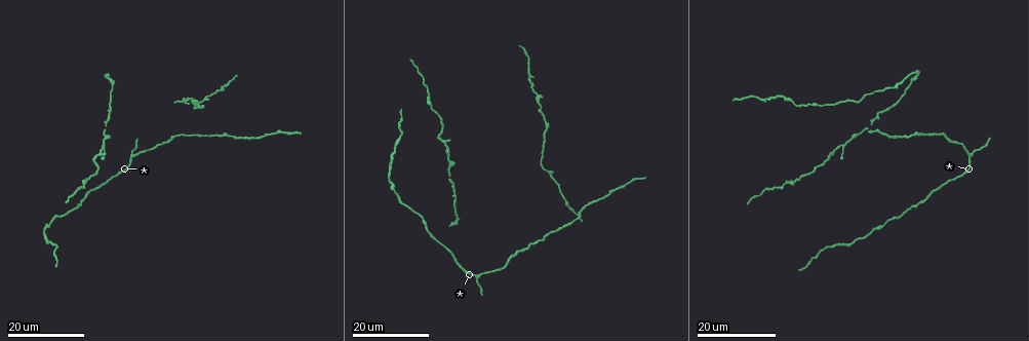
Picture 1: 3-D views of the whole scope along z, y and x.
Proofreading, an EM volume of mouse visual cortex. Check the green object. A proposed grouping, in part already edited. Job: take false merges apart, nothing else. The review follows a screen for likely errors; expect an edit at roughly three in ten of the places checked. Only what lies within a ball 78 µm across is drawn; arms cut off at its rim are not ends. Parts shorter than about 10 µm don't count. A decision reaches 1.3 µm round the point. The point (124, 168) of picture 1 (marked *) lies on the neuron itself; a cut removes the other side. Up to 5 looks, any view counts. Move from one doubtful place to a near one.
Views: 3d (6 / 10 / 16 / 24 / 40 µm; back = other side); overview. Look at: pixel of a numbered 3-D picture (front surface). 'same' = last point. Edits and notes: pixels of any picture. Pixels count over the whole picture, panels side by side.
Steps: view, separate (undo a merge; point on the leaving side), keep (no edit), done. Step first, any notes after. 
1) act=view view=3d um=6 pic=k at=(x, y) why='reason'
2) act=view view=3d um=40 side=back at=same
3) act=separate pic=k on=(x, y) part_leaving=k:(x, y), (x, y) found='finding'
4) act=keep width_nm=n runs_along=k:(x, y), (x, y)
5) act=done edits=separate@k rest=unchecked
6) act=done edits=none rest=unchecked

act=view view=3d um=24 pic=1 at=(99, 151)

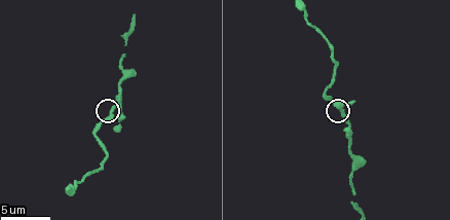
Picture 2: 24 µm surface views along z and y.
act=view view=3d um=10 pic=2 at=(340, 110) why='closer look'

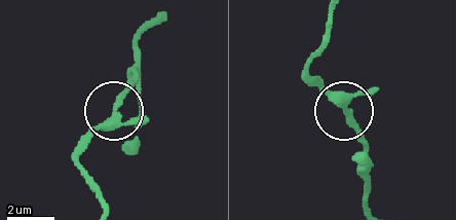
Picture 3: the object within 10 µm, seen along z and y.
act=keep width_nm=270 found='all the same neuron'

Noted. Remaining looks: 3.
act=view view=3d um=10 pic=2 at=(74, 190)

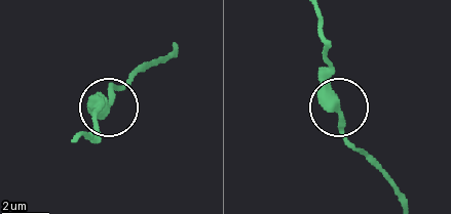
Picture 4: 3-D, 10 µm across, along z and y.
act=keep width_nm=510 found='continuous, no second neuron'

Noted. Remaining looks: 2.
act=view view=3d um=16 pic=1 at=(193, 99)

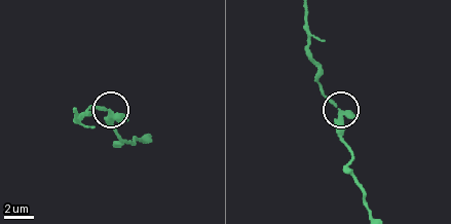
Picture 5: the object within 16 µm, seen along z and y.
act=view view=3d um=10 pic=5 at=(339, 115) why='closer look'

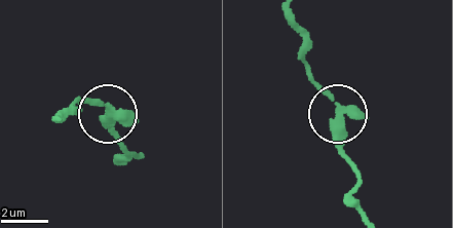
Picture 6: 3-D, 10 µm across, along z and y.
act=keep width_nm=290 runs_along=6:(363, 207), (339, 113), (309, 74) found='continuous, no second neuron'

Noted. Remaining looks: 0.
act=done edits=none rest=unchecked

